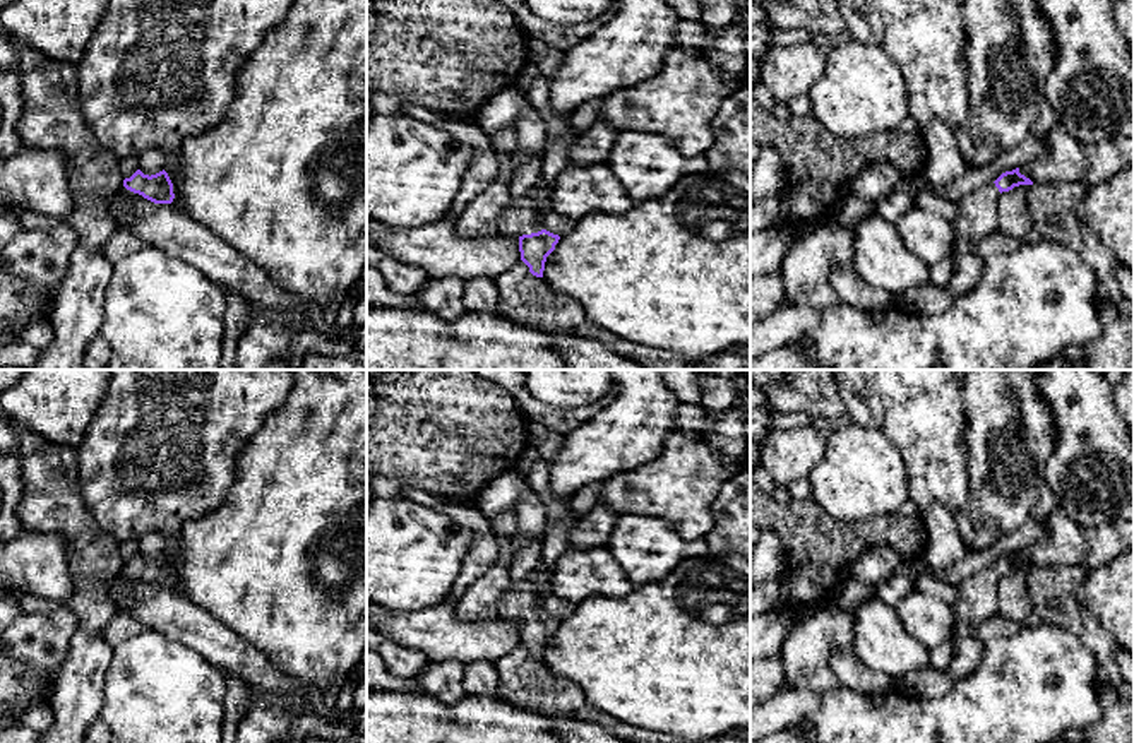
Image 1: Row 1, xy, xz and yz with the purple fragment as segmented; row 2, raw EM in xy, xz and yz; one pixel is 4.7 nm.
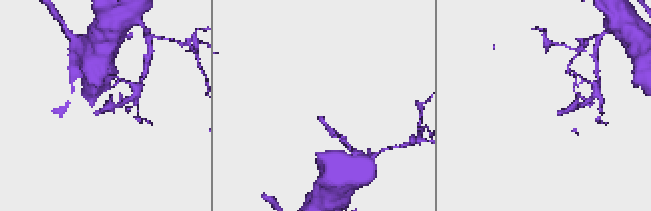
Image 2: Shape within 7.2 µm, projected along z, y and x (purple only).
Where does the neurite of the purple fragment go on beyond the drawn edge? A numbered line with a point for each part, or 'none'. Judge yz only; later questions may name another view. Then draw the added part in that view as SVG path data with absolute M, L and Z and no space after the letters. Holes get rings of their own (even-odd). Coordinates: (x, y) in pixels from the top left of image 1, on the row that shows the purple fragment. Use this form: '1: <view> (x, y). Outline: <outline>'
1: yz (977, 216). Outline: M988 183L956 200L952 272L947 281L954 298L973 289L982 277L985 259L978 255L976 245L999 231L999 195L995 183Z

